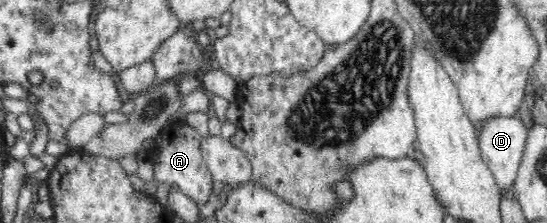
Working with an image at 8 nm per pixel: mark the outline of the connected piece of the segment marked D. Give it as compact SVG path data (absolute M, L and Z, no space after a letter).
M494 115L478 123L477 138L481 157L493 173L500 191L506 191L513 185L520 163L522 163L528 130L521 117L518 116Z

